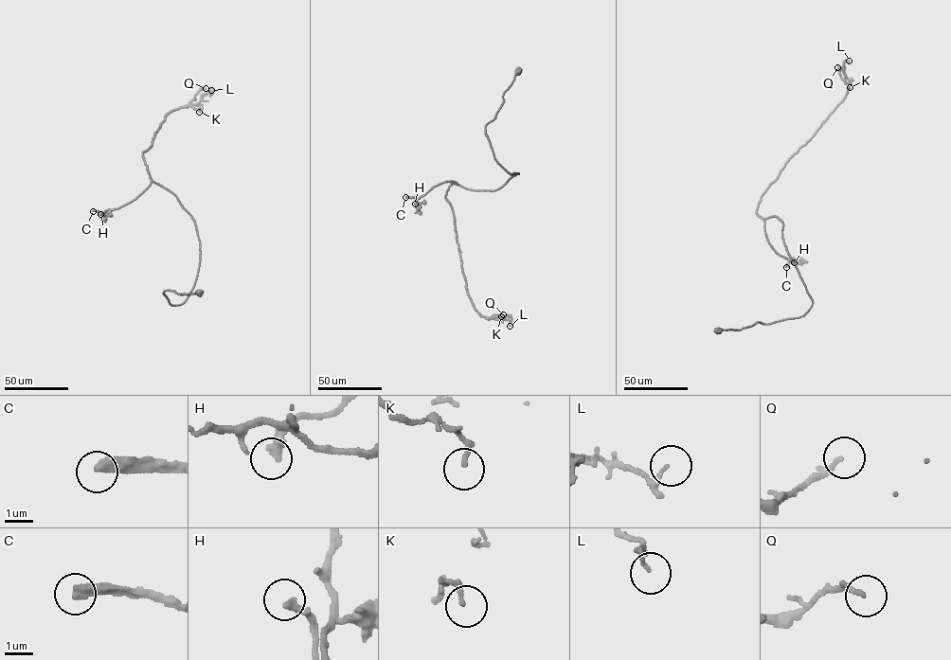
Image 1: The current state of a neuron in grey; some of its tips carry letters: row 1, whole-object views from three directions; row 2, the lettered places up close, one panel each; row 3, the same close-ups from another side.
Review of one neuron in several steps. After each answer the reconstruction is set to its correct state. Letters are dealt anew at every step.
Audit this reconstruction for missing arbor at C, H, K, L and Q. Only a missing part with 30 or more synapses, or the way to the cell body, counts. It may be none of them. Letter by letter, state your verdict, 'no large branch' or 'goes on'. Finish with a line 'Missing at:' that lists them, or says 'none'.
C: goes on
H: no large branch
K: no large branch
L: no large branch
Q: no large branch
Missing at: C

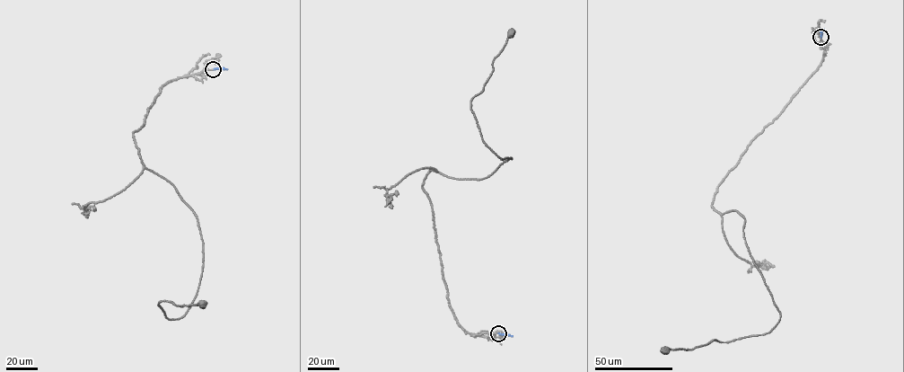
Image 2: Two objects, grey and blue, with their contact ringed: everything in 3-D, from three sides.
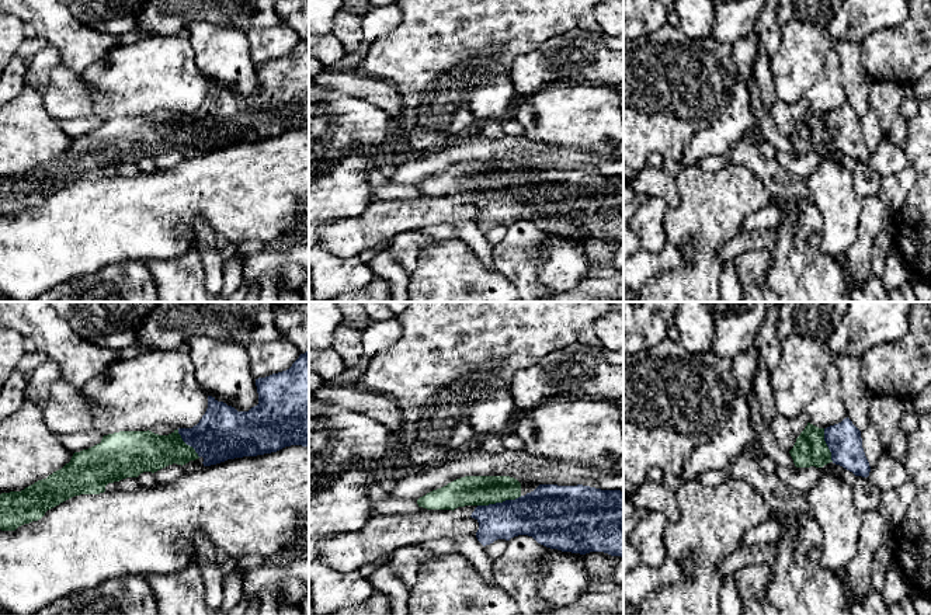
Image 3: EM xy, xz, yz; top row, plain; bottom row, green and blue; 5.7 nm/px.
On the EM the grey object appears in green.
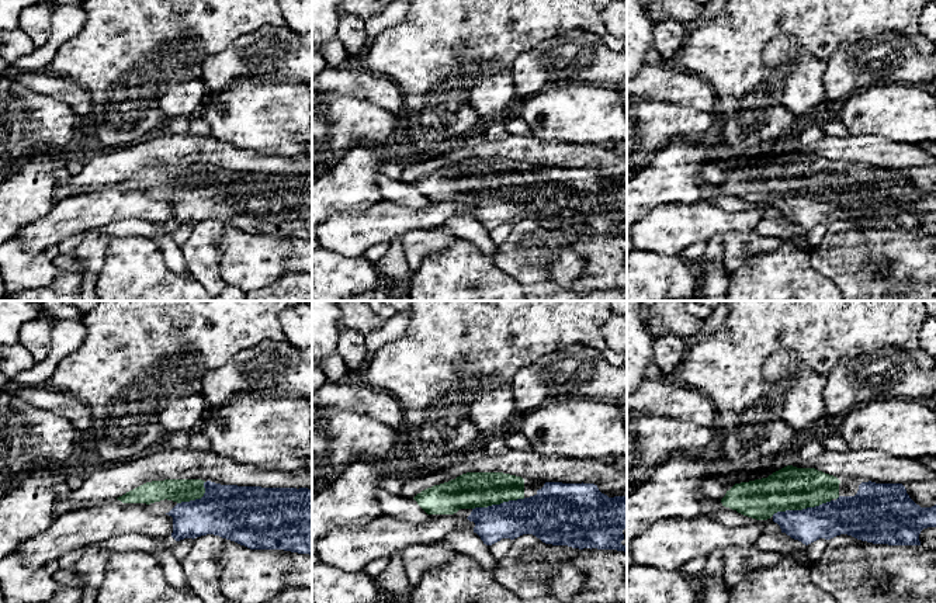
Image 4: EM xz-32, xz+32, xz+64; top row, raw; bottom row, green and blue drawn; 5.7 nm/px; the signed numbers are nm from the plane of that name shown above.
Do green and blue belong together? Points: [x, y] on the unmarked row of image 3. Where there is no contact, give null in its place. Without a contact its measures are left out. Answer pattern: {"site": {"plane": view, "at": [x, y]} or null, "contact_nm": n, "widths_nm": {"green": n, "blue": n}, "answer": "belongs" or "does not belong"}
{"site": {"plane": "xz", "at": [499, 187]}, "contact_nm": 260, "widths_nm": {"green": 180, "blue": 280}, "answer": "belongs"}

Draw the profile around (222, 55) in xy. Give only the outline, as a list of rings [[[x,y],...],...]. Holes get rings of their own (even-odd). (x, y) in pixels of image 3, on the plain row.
[[[206,21],[191,22],[185,29],[201,77],[237,97],[249,97],[258,90],[247,32]]]

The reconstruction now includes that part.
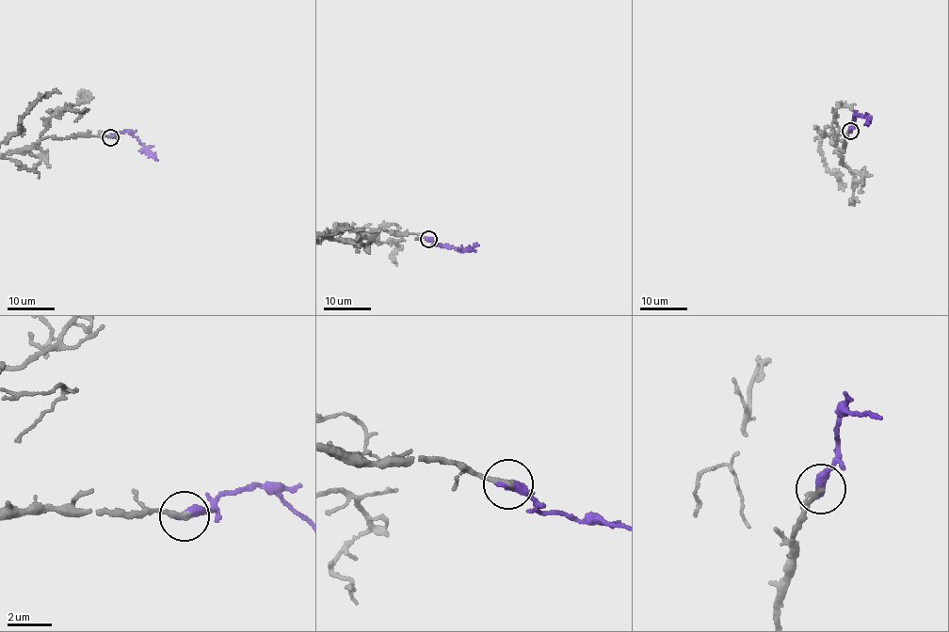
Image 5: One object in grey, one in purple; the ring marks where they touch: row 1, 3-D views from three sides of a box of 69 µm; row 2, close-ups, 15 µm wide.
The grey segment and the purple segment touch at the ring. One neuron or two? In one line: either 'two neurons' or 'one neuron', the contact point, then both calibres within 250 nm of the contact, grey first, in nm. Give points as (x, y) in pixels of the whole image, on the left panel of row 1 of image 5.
one neuron; place (110, 137); calibres 240 and 440 nm

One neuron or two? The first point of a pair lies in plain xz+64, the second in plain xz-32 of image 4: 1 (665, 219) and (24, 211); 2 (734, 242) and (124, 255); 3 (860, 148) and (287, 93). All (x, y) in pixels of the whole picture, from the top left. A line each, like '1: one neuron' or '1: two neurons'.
1: two neurons
2: two neurons
3: two neurons

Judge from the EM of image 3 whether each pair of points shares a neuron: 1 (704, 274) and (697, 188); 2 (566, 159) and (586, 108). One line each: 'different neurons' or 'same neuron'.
1: same neuron
2: different neurons

